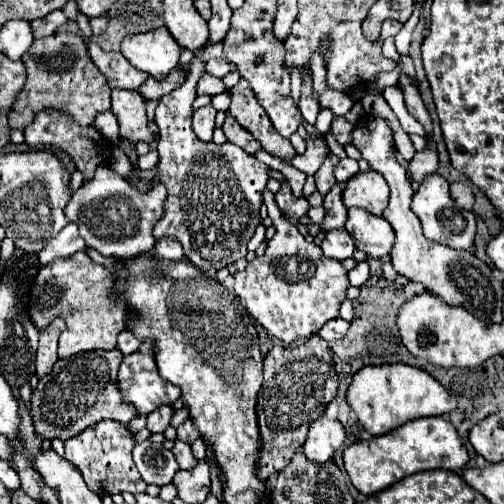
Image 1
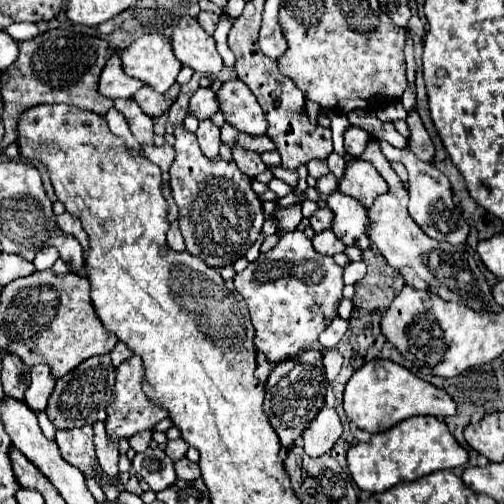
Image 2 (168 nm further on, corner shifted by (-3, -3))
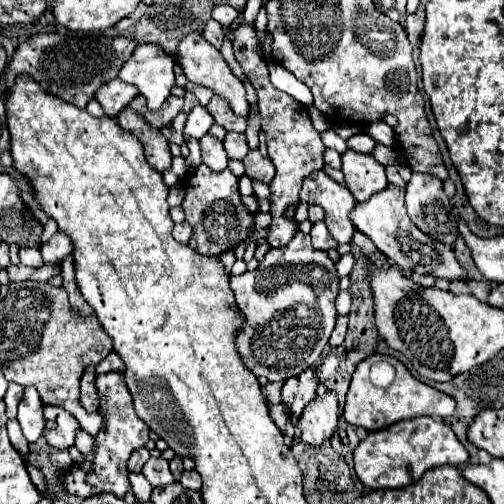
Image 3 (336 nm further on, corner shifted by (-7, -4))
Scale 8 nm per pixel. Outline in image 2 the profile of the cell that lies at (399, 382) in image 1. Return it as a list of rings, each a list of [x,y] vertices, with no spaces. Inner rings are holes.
[[[374,361],[364,363],[350,377],[344,391],[344,413],[360,429],[368,433],[380,433],[414,415],[434,415],[438,419],[444,419],[456,413],[456,405],[446,391],[418,379],[406,367],[390,361],[382,361],[382,365],[388,369],[388,377],[384,381],[378,381],[374,377],[374,365],[376,365]]]

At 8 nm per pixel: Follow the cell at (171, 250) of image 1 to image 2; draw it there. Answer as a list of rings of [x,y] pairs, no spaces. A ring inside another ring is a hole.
[[[174,221],[170,225],[170,231],[168,231],[168,247],[174,249],[174,251],[184,251],[184,239],[182,239],[182,233],[180,233],[180,227],[178,227],[178,221]]]

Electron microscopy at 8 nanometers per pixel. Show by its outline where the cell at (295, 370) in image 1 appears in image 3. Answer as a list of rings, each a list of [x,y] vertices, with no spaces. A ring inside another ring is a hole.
[[[304,370],[304,374],[298,374],[296,378],[288,378],[282,386],[282,404],[288,408],[290,416],[300,418],[304,412],[304,406],[316,398],[318,378],[314,370]]]

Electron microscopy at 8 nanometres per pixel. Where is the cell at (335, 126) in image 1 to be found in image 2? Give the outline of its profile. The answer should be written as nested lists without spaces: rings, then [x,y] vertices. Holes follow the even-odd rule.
[[[348,127],[344,133],[344,151],[352,157],[360,157],[366,149],[366,143],[370,141],[370,135],[360,127]]]

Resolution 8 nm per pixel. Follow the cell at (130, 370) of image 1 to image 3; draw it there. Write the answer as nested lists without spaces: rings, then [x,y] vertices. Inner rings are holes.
[[[108,372],[98,374],[96,386],[100,392],[100,414],[104,416],[104,428],[96,436],[96,452],[92,458],[86,458],[86,466],[76,468],[70,476],[66,476],[66,488],[78,496],[94,496],[98,492],[114,492],[116,496],[124,496],[130,482],[128,482],[128,458],[134,448],[146,446],[150,428],[140,420],[134,412],[132,396],[124,382],[124,372]]]

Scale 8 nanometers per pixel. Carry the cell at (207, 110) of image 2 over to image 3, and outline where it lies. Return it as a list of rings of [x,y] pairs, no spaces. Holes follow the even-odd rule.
[[[194,106],[188,114],[188,120],[186,120],[186,126],[184,126],[184,134],[186,136],[194,136],[194,138],[202,138],[210,126],[212,126],[212,116],[208,114],[206,106]]]

